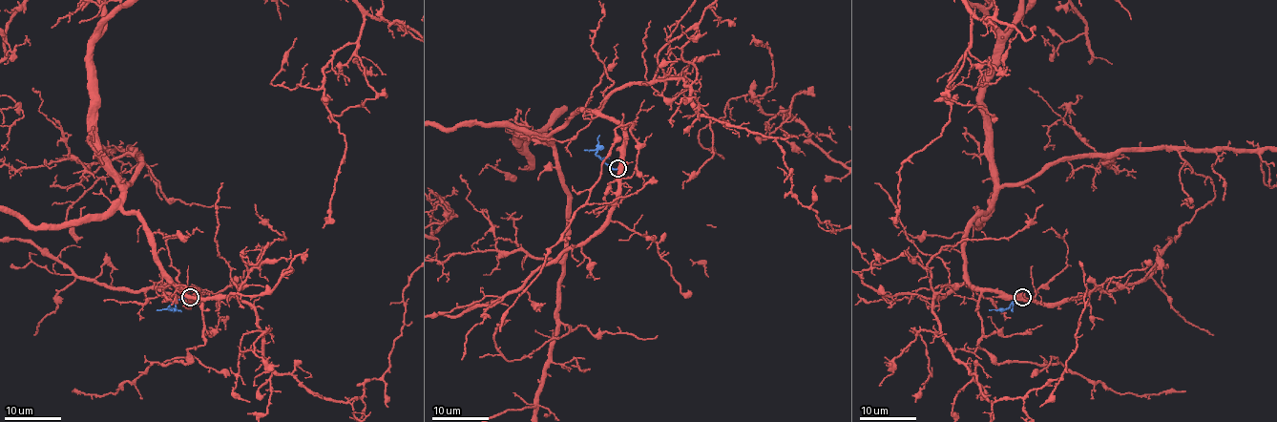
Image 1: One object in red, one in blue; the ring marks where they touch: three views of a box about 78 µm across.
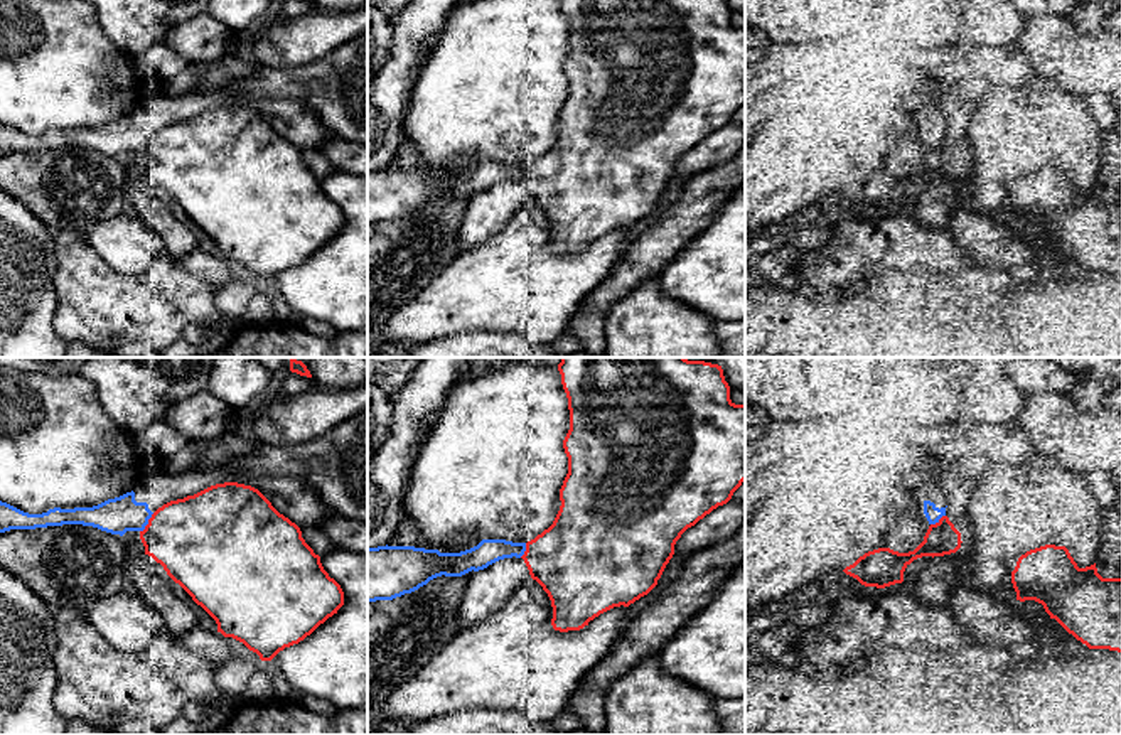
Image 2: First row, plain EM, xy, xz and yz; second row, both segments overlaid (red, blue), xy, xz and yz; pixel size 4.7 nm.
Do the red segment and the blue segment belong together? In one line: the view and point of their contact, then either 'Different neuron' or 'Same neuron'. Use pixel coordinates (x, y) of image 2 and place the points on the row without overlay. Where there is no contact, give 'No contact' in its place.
Touches red at xy (149, 145). Different neuron

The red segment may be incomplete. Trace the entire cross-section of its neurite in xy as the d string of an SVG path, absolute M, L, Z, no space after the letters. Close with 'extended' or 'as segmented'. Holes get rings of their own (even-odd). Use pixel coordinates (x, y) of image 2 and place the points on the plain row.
M224 105L170 123L152 137L140 153L140 162L145 177L160 185L167 197L216 243L217 255L243 265L261 283L271 283L285 270L303 263L344 228L341 207L324 192L320 179L305 165L300 150L251 108Z; as segmented

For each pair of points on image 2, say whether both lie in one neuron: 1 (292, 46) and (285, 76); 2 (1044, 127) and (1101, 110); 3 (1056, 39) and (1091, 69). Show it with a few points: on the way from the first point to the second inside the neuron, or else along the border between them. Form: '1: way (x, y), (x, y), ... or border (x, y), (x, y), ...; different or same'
1: border (324, 56), (297, 66), (260, 66); different
2: border (1086, 100), (1103, 123); different
3: way (1064, 48), (1083, 63); same

